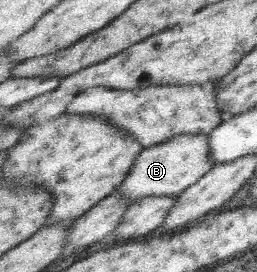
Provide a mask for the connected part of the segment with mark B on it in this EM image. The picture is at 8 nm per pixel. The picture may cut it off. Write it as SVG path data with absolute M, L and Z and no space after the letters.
M178 135L166 142L143 149L118 191L130 204L145 196L176 197L198 183L214 166L209 135Z

